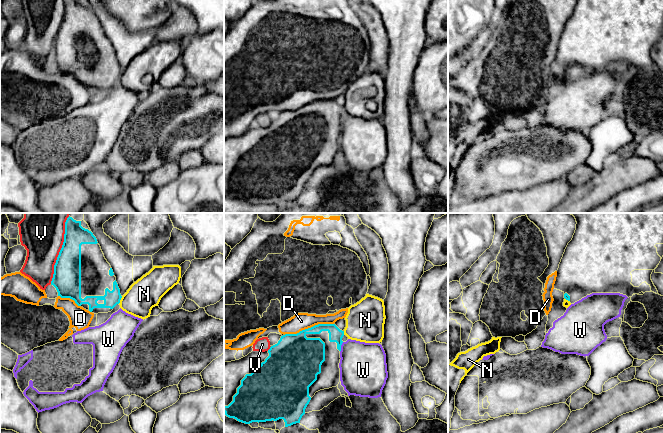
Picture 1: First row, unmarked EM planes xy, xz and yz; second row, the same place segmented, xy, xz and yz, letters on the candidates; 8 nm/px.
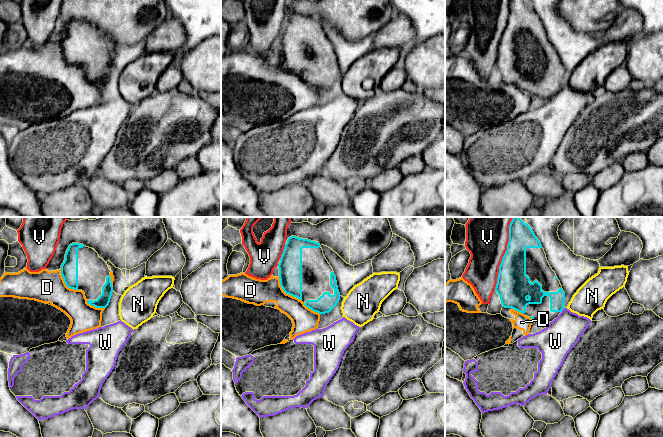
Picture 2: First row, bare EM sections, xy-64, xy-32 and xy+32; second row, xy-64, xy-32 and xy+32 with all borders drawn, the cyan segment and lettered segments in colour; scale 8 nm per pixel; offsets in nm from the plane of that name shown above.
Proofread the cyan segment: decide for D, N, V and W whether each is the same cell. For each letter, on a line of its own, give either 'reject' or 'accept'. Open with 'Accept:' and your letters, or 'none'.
Accept: none
D: reject
N: reject
V: reject
W: reject

